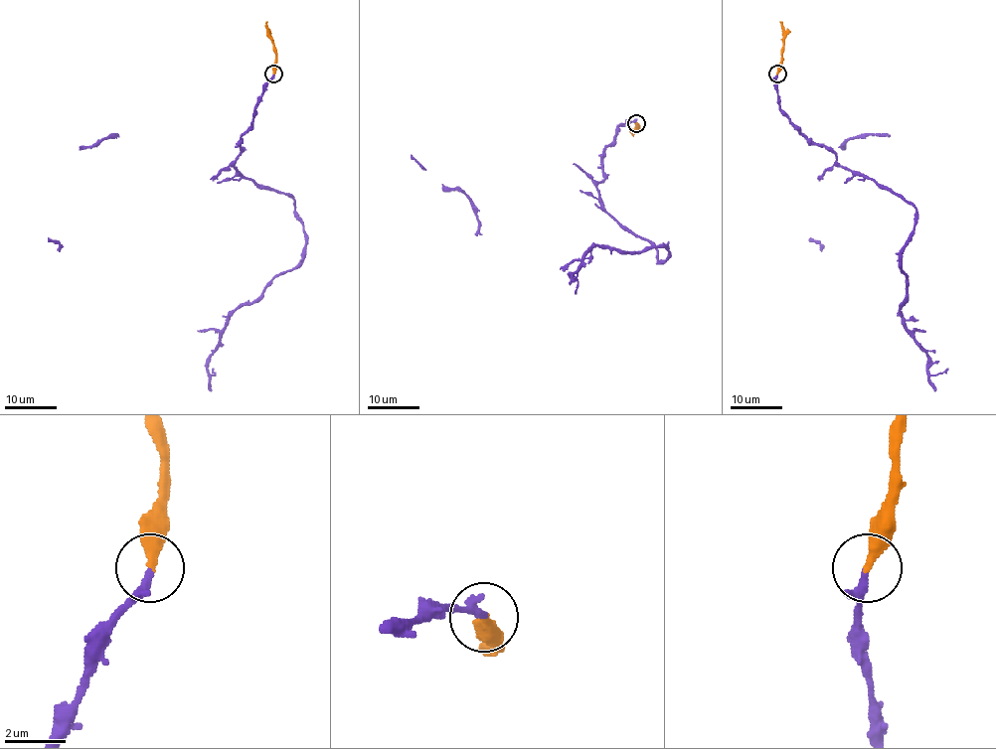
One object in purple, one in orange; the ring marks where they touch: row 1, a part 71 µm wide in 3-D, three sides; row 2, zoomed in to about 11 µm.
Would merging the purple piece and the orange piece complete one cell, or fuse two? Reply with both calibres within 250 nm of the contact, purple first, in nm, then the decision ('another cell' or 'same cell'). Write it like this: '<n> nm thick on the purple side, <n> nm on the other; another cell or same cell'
260 nm thick on the purple side, 340 nm on the other; same cell

